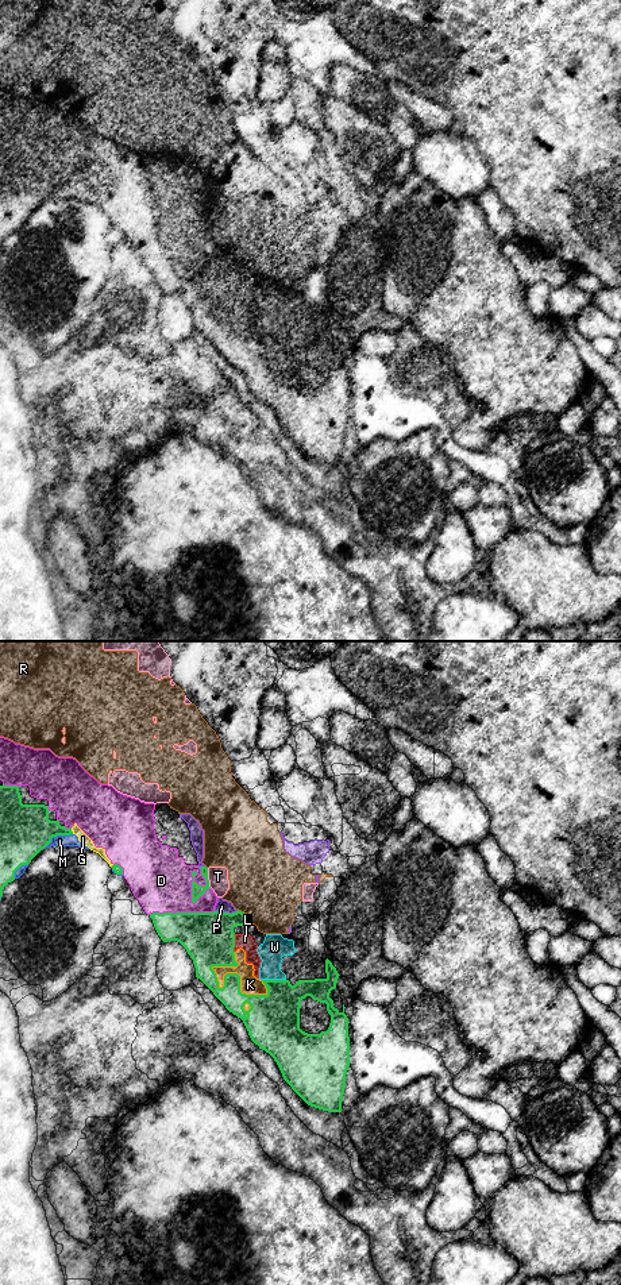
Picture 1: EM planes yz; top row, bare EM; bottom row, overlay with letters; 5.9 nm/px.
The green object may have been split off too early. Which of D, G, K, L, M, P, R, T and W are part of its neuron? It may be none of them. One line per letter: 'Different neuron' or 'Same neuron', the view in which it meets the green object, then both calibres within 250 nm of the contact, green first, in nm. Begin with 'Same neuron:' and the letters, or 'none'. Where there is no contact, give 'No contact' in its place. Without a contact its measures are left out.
Same neuron: D, G, K, L, M, P, W
D: Same neuron. Touches green in yz. Thickness 70 nm (green) against 360 nm
G: Same neuron. Touches green in yz. Thickness 260 nm (green) against 60 nm
K: Same neuron. Touches green in yz. Thickness 300 nm (green) against 110 nm
L: Same neuron. Touches green in yz. Thickness 300 nm (green) against 90 nm
M: Same neuron. Touches green in yz. Thickness 300 nm (green) against 70 nm
P: Same neuron. Touches green in yz. Thickness 300 nm (green) against 80 nm
R: Different neuron. Touches green in yz. Thickness 300 nm (green) against 440 nm
T: Different neuron. Touches green in yz. Thickness 70 nm (green) against 120 nm
W: Same neuron. Touches green in yz. Thickness 320 nm (green) against 150 nm

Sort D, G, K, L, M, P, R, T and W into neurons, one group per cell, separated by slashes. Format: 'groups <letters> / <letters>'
groups D G K L M P W / R T

